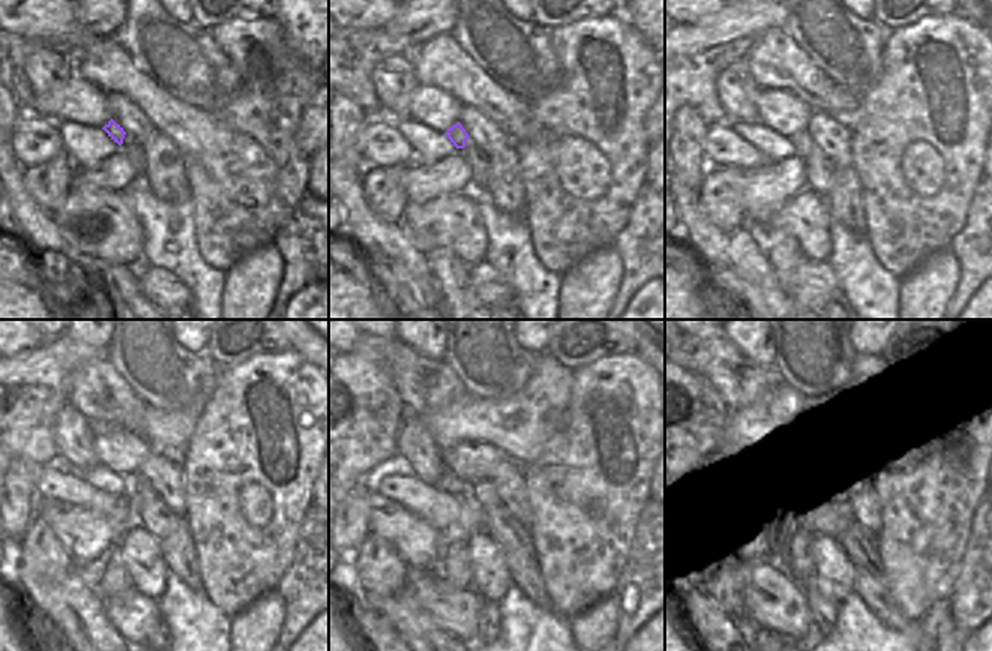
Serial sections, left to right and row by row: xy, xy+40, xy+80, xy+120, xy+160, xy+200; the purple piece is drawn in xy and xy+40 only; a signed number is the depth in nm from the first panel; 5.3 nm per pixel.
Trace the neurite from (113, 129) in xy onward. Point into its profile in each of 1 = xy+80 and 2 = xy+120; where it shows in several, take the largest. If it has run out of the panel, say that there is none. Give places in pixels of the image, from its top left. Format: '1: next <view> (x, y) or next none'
1: next xy+80 (802, 141)
2: next xy+120 (132, 482)

